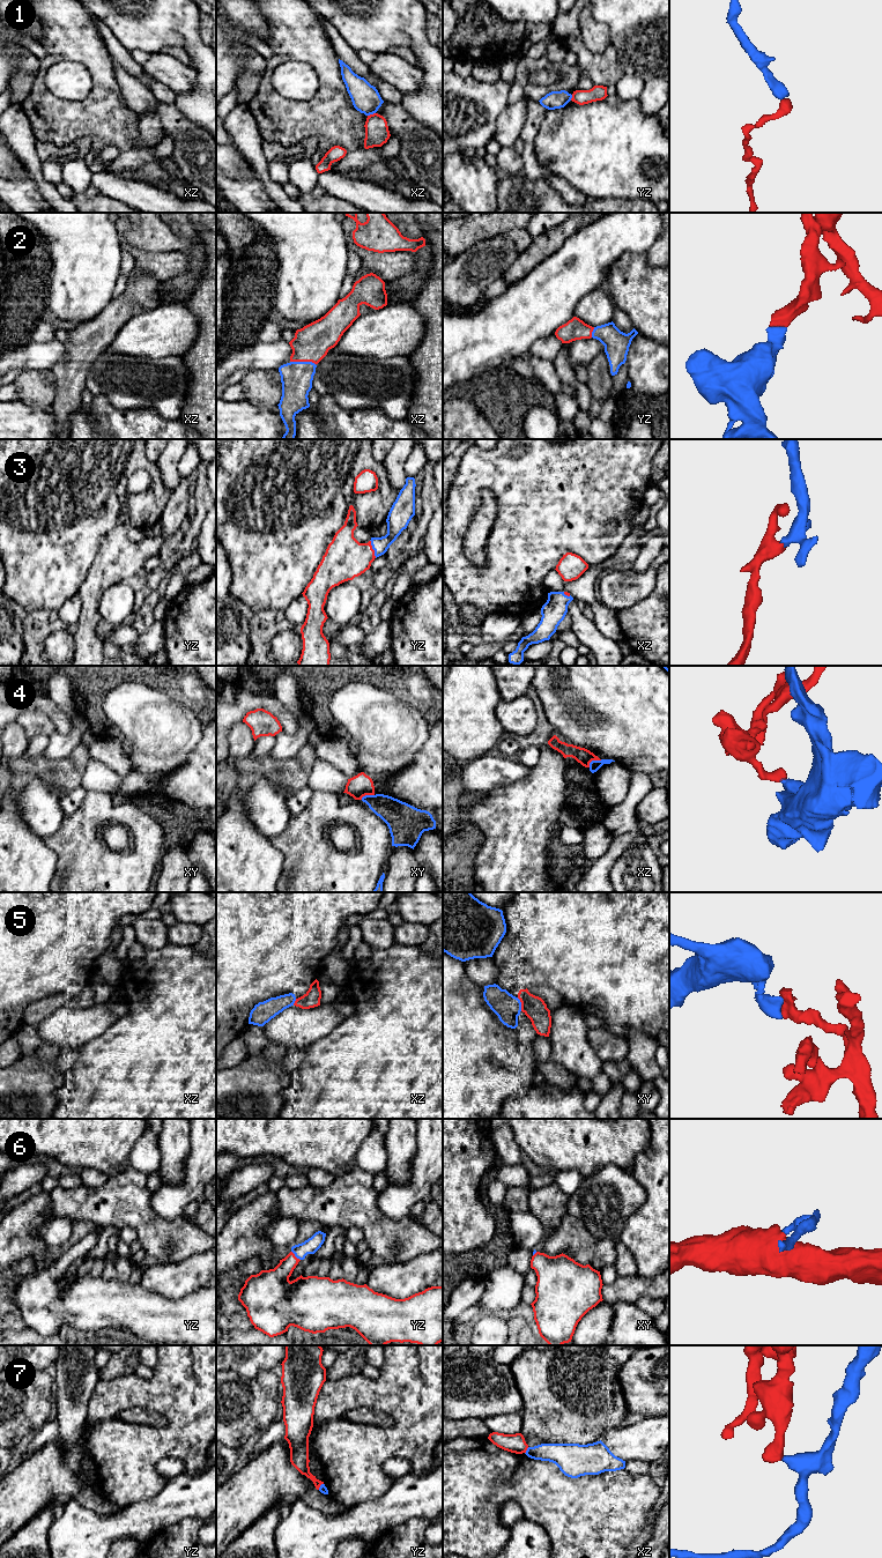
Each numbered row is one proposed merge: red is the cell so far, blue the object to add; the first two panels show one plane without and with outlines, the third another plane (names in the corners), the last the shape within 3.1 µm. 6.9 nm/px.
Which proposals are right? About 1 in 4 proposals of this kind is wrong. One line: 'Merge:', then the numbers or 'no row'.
Merge: 2, 3, 5, 6

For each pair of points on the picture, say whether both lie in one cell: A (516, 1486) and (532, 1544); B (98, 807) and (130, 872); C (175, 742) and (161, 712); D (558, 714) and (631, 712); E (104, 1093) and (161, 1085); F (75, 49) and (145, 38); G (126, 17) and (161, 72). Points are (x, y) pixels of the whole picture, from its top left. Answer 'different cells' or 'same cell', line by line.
A: different cells
B: same cell
C: same cell
D: same cell
E: same cell
F: different cells
G: different cells

